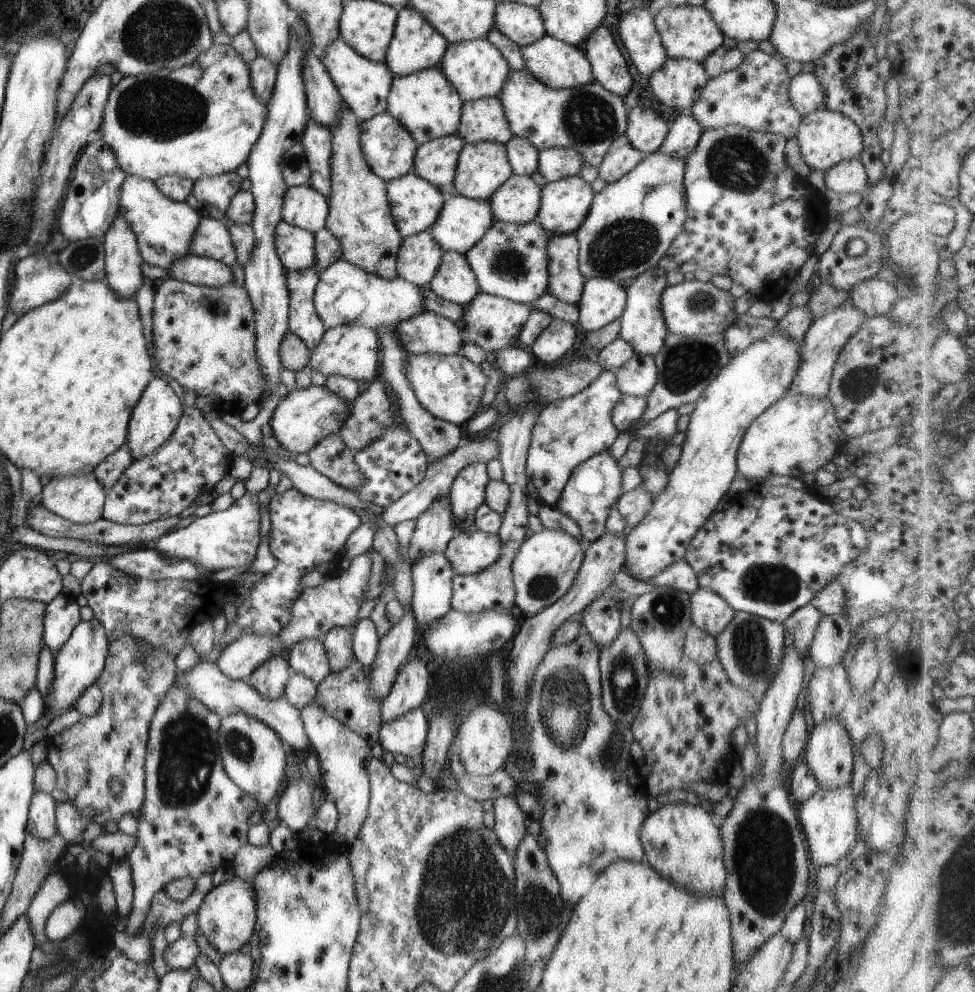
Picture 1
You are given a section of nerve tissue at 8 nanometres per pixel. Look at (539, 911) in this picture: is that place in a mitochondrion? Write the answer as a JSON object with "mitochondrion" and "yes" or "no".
{"mitochondrion":"yes"}

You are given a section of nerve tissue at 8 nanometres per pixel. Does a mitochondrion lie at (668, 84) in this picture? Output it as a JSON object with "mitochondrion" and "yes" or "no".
{"mitochondrion":"no"}

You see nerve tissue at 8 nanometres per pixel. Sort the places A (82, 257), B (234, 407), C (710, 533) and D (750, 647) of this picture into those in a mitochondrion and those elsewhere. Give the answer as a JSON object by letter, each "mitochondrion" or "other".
{"A":"mitochondrion","B":"other","C":"other","D":"mitochondrion"}

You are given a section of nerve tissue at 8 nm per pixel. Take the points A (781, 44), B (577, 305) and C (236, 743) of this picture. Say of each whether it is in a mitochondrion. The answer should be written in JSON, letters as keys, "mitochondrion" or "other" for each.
{"A":"other","B":"other","C":"mitochondrion"}

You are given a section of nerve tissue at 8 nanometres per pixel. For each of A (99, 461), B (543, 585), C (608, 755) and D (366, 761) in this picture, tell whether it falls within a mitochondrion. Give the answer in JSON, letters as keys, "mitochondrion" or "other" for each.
{"A":"other","B":"mitochondrion","C":"other","D":"other"}

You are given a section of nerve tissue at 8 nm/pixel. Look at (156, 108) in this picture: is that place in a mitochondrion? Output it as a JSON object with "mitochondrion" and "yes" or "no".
{"mitochondrion":"yes"}

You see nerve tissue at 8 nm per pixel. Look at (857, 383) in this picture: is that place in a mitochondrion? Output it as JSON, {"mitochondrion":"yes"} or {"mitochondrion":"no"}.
{"mitochondrion":"yes"}

